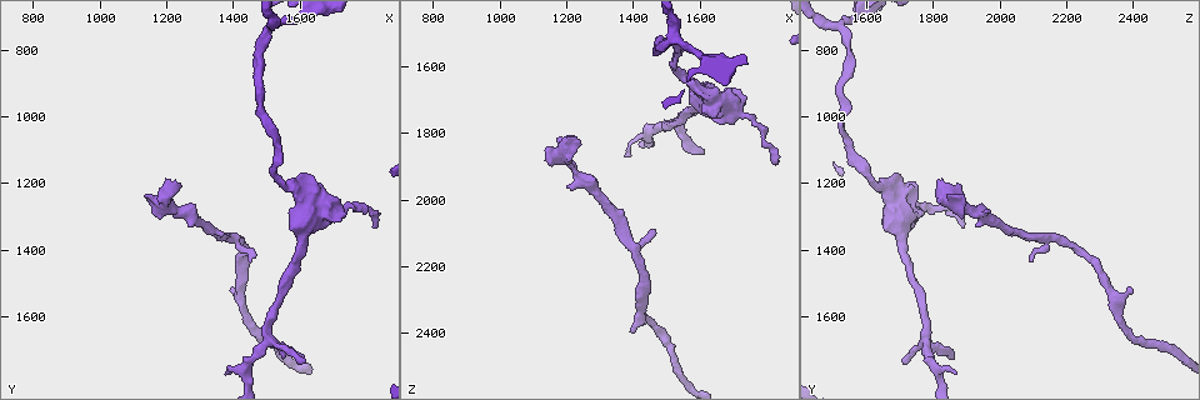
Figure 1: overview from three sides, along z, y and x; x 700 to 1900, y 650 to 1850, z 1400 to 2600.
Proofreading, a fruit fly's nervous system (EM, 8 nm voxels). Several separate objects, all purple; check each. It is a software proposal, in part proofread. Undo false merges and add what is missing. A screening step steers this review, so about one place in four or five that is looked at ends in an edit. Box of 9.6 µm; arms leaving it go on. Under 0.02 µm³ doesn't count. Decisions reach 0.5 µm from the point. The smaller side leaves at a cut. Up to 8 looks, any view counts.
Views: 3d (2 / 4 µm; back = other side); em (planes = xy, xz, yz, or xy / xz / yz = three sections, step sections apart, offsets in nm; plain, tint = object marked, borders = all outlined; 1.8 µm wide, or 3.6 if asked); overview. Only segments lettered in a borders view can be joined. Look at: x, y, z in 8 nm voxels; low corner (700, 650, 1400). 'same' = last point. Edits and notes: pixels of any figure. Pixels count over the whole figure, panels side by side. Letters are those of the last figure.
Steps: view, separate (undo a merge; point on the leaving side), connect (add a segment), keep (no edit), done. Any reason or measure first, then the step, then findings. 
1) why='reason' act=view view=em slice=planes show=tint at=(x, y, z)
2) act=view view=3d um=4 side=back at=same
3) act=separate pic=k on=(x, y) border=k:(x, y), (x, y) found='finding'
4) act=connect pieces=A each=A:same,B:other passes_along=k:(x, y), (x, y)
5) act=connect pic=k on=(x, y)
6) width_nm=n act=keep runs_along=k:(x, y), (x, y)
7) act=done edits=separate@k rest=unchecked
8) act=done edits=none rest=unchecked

why='an open end' act=view view=em slice=xz step=8 show=tint at=(1390, 1530, 2400)

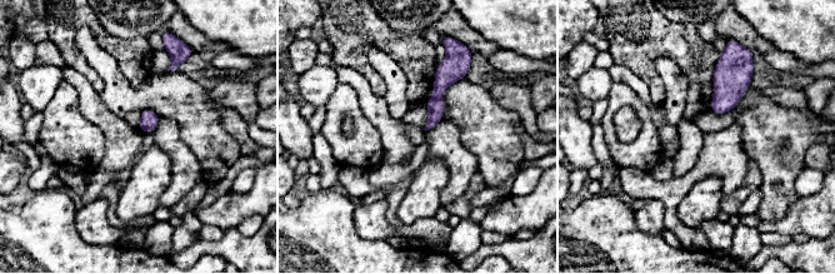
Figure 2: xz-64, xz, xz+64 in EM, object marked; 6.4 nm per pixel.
act=view view=em slice=planes show=borders at=same

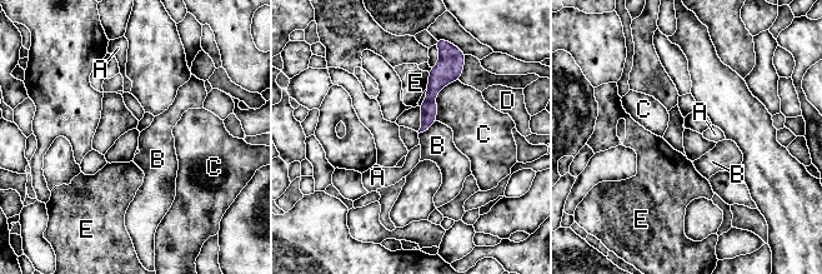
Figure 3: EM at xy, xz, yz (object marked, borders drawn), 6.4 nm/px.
act=keep each=A:other,B:other,C:other,D:other,E:other runs_along=3:(440, 68), (424, 126) found='none of them fits'

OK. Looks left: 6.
why='long arm stops here' act=view view=3d um=2 side=back at=(1830, 1330, 1890)

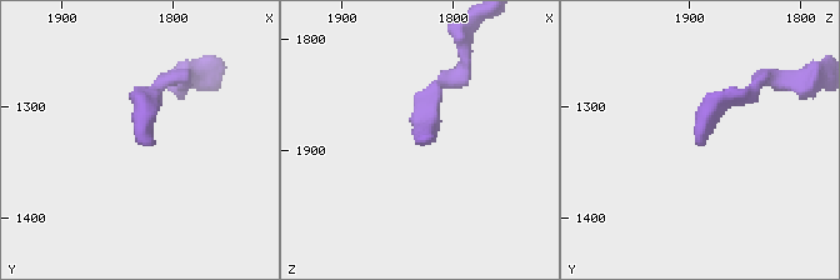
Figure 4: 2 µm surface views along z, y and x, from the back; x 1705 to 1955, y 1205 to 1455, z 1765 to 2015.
act=view view=em slice=yz step=8 show=tint at=(1826, 1336, 1890)

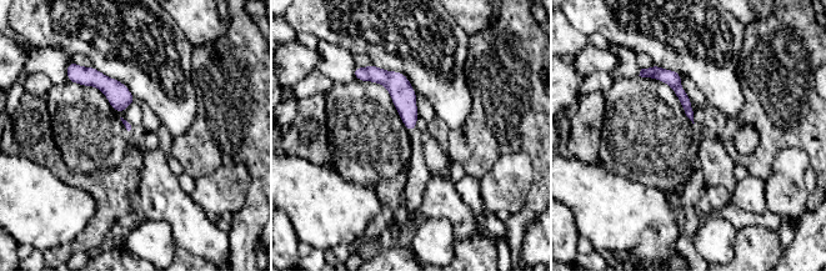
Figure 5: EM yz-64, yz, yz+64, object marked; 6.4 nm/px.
why='cut it another way' act=view view=em slice=planes show=borders at=same

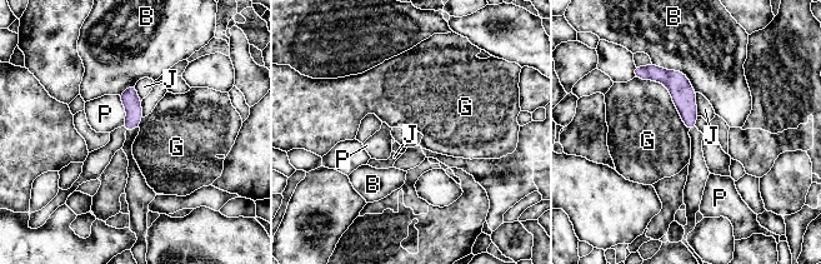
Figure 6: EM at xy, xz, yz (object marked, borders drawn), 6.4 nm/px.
act=keep each=B:other,G:other,J:other,P:other runs_along=6:(644, 74), (684, 96), (690, 126) found='none of them fits'

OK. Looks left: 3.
why='sharp bend' act=view view=em slice=xy step=16 show=tint at=(1510, 730, 1520)

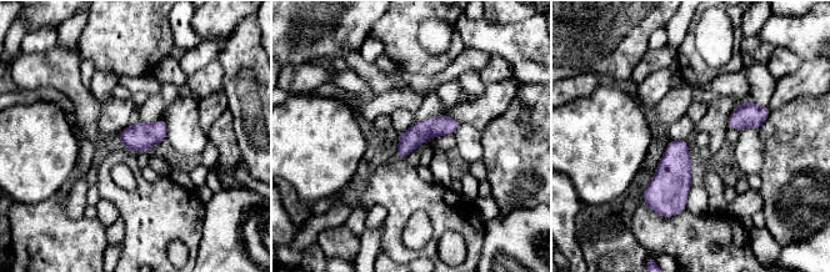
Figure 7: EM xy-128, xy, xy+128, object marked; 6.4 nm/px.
act=view view=em slice=planes show=borders at=same

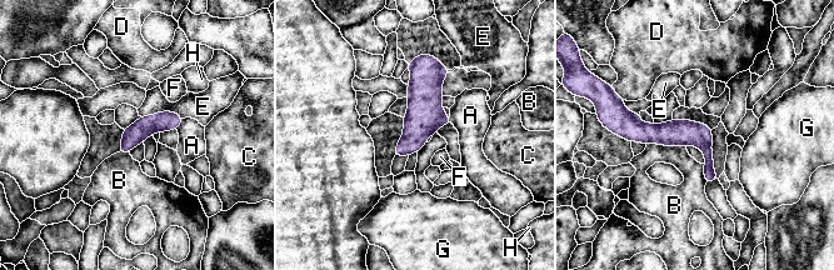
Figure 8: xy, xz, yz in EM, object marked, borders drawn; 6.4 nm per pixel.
act=keep each=A:other,B:other,C:other,D:other,E:other,F:other,G:other,H:other runs_along=8:(620, 129), (692, 134), (713, 176) found='all the same cell'

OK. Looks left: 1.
act=done edits=none rest=unchecked

